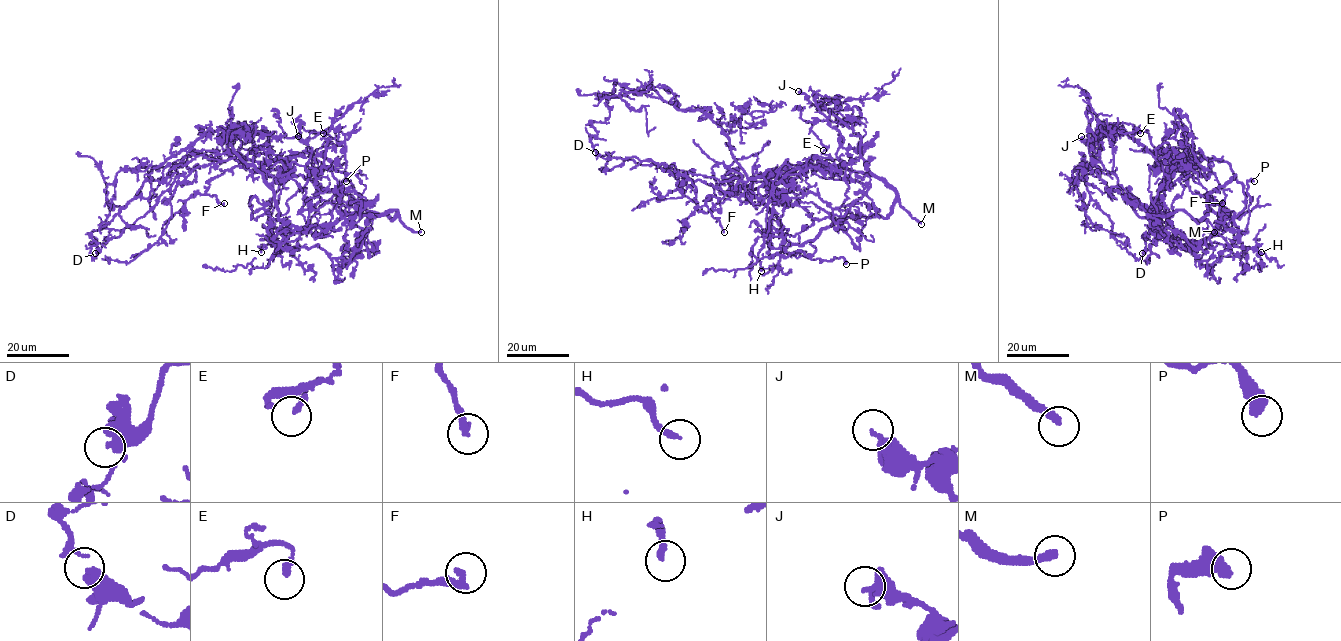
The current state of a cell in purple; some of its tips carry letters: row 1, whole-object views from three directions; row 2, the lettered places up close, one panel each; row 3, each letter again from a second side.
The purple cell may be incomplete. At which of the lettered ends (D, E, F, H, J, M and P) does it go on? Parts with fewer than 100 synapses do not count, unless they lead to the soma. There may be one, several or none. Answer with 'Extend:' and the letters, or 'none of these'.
Extend: M

